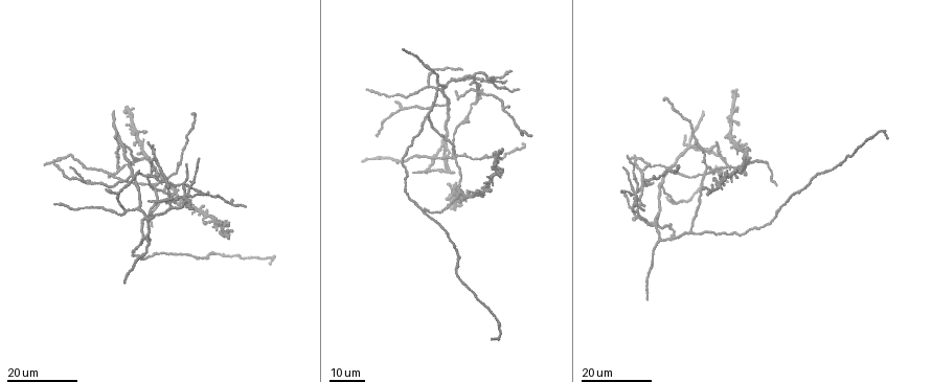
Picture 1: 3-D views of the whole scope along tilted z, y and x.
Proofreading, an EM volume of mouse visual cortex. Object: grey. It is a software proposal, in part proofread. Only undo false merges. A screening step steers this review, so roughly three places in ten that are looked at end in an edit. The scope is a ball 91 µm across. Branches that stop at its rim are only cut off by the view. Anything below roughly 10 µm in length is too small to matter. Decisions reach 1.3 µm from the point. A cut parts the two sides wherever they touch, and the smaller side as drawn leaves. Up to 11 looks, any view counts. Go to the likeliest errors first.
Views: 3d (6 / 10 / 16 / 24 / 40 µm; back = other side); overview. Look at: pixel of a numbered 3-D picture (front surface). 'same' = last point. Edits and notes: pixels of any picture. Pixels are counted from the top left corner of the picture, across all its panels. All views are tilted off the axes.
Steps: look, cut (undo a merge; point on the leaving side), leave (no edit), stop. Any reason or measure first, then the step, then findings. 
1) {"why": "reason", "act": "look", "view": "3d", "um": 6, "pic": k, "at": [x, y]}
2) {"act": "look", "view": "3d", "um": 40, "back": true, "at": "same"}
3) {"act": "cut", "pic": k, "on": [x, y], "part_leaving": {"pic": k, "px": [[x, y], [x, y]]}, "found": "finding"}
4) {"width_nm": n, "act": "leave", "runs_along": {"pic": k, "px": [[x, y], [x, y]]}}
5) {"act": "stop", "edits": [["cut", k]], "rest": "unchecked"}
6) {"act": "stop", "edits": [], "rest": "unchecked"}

{"why": "four-way junction", "act": "look", "view": "3d", "um": 16, "pic": 1, "at": [170, 181]}

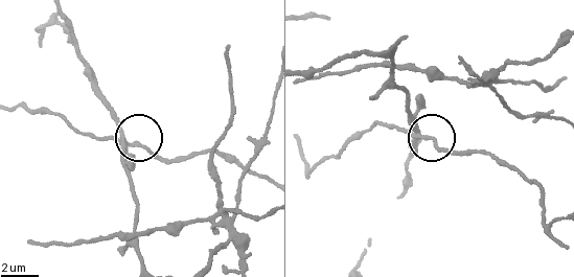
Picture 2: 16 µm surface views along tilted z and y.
{"act": "look", "view": "3d", "um": 6, "pic": 2, "at": [420, 137]}

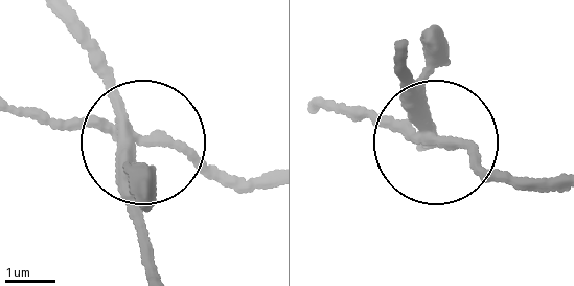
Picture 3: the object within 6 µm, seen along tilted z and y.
{"width_nm": 220, "act": "cut", "pic": 3, "on": [197, 160], "part_leaving": {"pic": 3, "px": [[430, 139], [508, 177], [557, 181]]}, "found": "two neurons meet here"}

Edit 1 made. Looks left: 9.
{"act": "look", "view": "overview"}

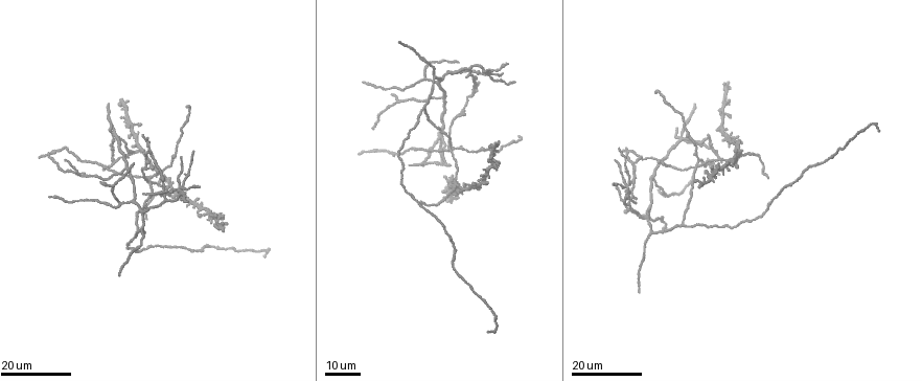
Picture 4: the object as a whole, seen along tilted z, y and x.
{"why": "small branch off a trunk", "act": "look", "view": "3d", "um": 16, "pic": 4, "at": [180, 188]}

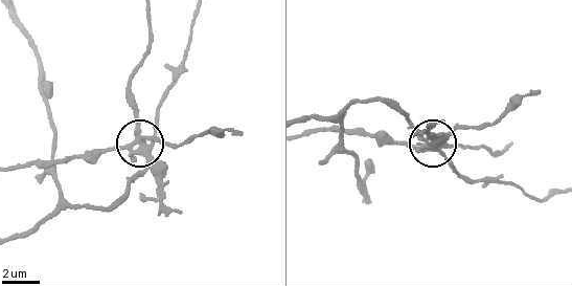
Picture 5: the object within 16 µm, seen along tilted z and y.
{"why": "zoom in", "act": "look", "view": "3d", "um": 6, "pic": 5, "at": [146, 144]}

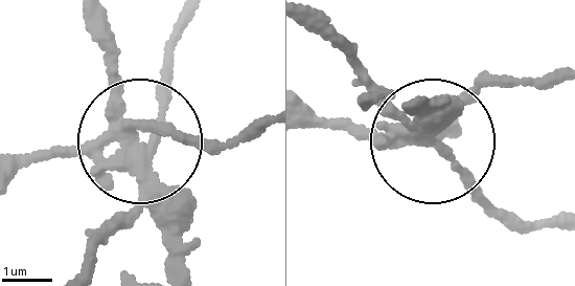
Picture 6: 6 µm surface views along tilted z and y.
{"why": "from behind", "act": "look", "view": "3d", "um": 6, "back": true, "pic": 6, "at": [429, 142]}

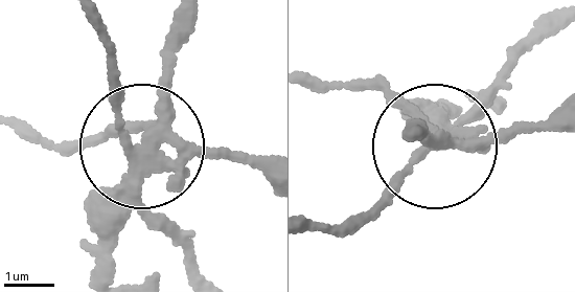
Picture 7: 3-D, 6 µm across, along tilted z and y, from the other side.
{"act": "cut", "pic": 7, "on": [114, 246], "part_leaving": {"pic": 7, "px": [[144, 179], [215, 153], [266, 155]]}, "found": "two neurons meet here"}

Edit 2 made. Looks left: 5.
{"why": "three arms meet", "act": "look", "view": "3d", "um": 16, "pic": 4, "at": [144, 210]}

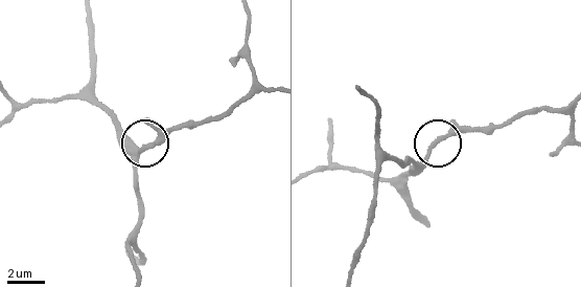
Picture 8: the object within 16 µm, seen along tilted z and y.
{"act": "look", "view": "3d", "um": 6, "pic": 8, "at": [138, 149]}

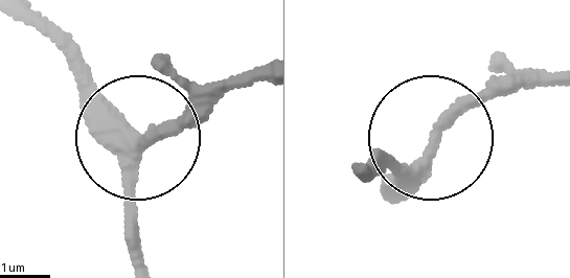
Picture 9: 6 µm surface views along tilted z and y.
{"side_arm_um": 52, "act": "leave", "runs_along": {"pic": 9, "px": [[135, 265], [123, 197], [136, 139], [71, 70]]}, "found": "all the same neuron"}

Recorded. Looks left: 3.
{"why": "three-way junction", "act": "look", "view": "3d", "um": 24, "pic": 4, "at": [423, 80]}

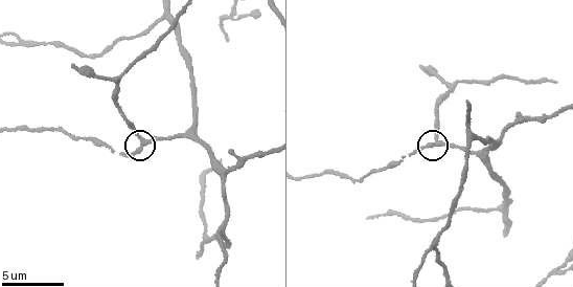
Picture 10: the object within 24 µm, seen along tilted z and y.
{"why": "zoom in", "act": "look", "view": "3d", "um": 10, "pic": 10, "at": [435, 142]}

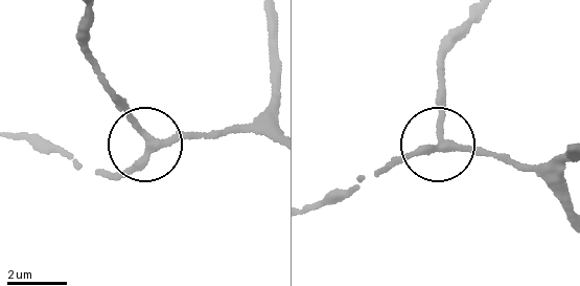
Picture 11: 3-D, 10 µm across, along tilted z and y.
{"act": "leave", "runs_along": {"pic": 11, "px": [[273, 140], [245, 131], [149, 138], [117, 96]]}, "found": "one neuron here"}

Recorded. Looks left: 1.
{"why": "thin arm on a thick one", "act": "look", "view": "3d", "um": 16, "pic": 10, "at": [498, 210]}

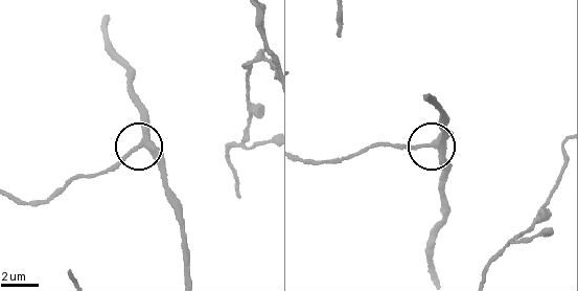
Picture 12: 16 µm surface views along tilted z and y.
{"side_arm_um": 33, "act": "leave", "runs_along": {"pic": 12, "px": [[425, 98], [448, 117], [446, 135], [410, 148], [379, 146]]}, "found": "one neuron here"}

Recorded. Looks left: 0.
{"act": "stop", "edits": [["cut", 3], ["cut", 7]], "rest": "unchecked"}

